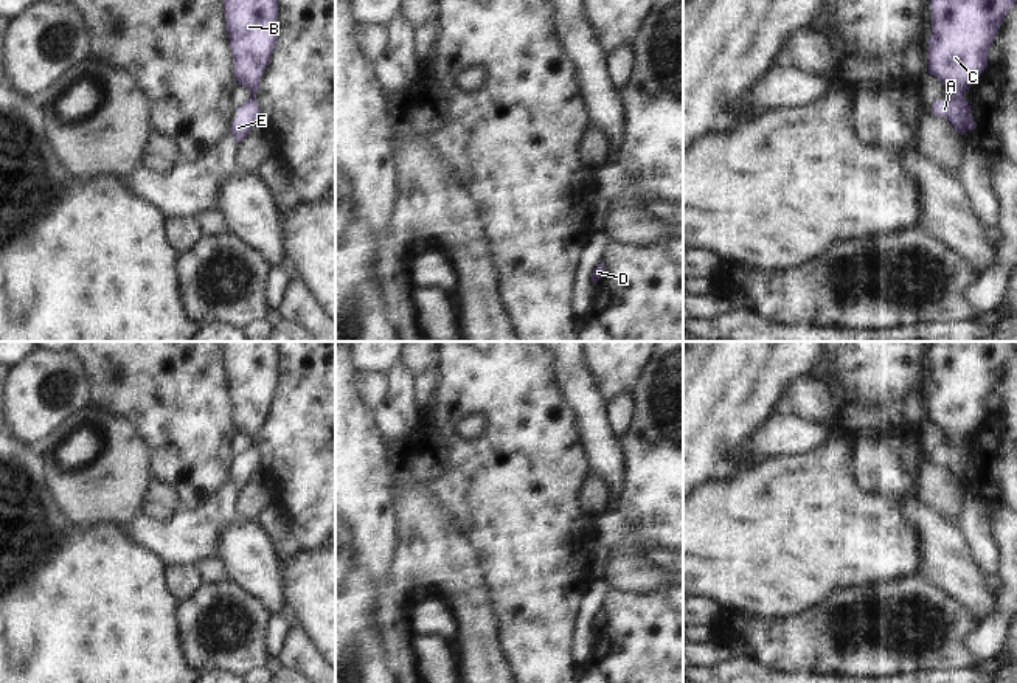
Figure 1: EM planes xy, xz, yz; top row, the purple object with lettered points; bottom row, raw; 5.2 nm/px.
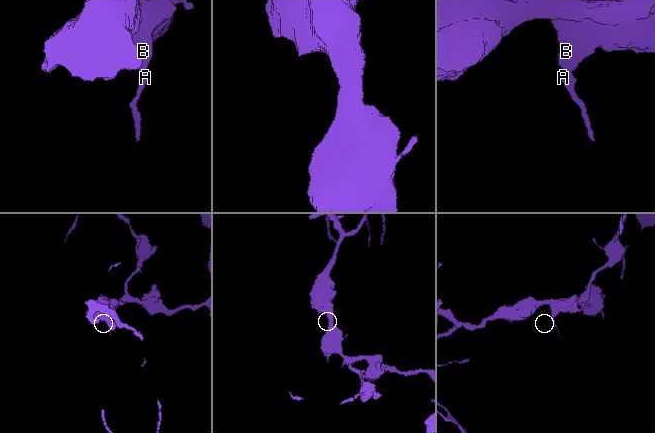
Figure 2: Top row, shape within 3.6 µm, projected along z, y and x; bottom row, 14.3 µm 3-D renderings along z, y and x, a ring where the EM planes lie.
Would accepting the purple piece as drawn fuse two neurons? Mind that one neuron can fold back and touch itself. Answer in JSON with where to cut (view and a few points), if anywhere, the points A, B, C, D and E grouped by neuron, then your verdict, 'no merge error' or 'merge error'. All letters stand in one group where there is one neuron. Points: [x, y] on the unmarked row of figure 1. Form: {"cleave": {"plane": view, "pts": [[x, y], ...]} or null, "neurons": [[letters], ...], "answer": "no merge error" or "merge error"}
{"cleave": {"plane": "yz", "pts": [[954, 443], [961, 444]]}, "neurons": [["A", "D", "E"], ["B", "C"]], "answer": "merge error"}

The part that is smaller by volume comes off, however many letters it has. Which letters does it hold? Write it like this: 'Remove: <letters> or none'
Remove: A, D, E.

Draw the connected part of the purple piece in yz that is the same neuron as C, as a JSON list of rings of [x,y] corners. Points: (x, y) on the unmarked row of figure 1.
[[[927,342],[932,352],[928,385],[928,421],[953,444],[963,444],[987,414],[987,397],[994,391],[1005,363],[1017,351],[1017,342]]]

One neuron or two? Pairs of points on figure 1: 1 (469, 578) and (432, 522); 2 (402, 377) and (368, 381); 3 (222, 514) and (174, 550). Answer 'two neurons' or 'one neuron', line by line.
1: one neuron
2: two neurons
3: one neuron

